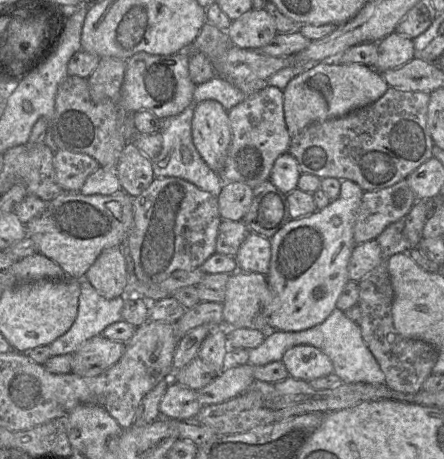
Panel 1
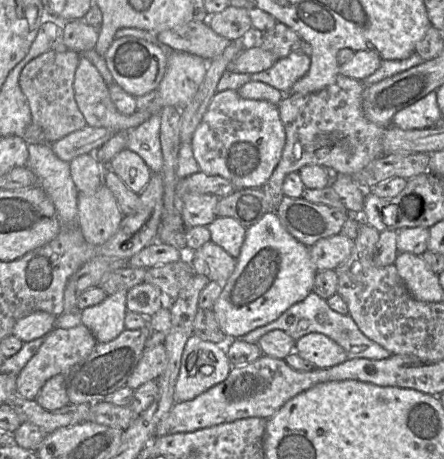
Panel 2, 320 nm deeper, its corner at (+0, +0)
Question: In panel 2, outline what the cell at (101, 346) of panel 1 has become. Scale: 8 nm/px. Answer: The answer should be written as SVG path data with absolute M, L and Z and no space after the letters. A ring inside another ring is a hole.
M82 323L69 329L53 328L47 334L37 353L18 374L16 380L17 393L27 400L35 400L47 380L57 374L65 373L73 365L85 359L96 344L97 340L92 332Z

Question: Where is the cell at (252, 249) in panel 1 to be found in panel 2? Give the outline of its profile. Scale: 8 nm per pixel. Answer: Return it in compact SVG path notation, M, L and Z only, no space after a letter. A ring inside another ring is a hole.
M217 216L208 226L211 241L221 246L233 258L238 258L246 229L232 217Z

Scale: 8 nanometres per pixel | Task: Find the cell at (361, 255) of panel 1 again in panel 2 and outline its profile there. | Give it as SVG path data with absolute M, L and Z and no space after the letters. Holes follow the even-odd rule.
M342 234L318 240L309 247L310 256L317 270L335 269L344 262L354 246L354 240Z

